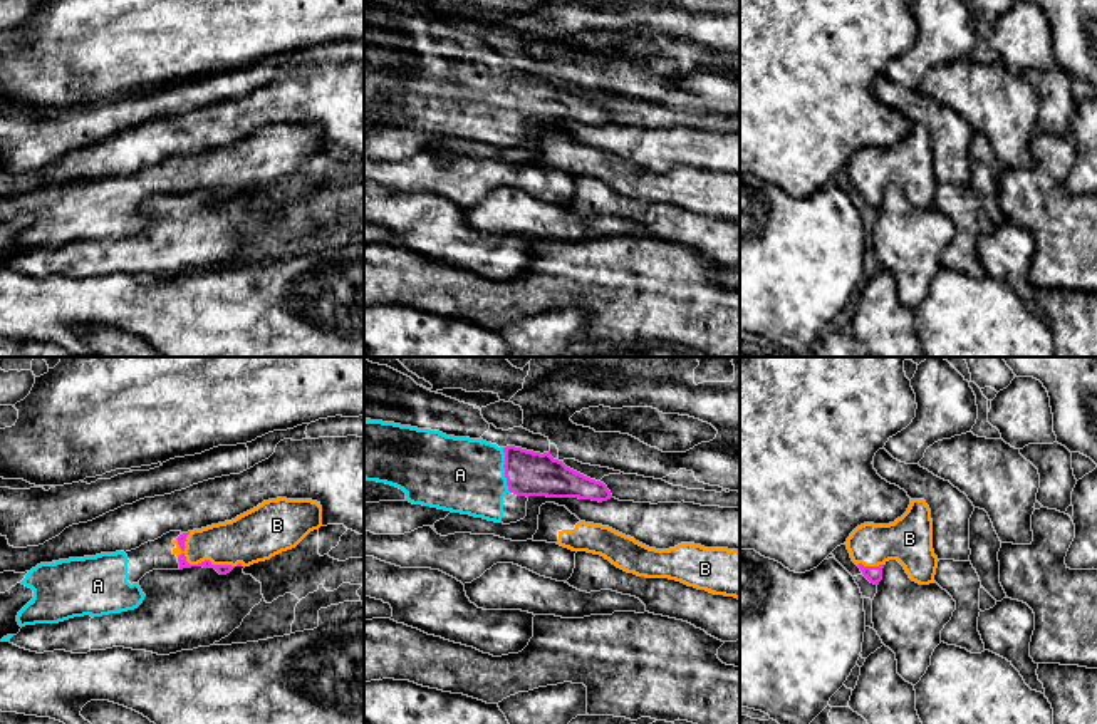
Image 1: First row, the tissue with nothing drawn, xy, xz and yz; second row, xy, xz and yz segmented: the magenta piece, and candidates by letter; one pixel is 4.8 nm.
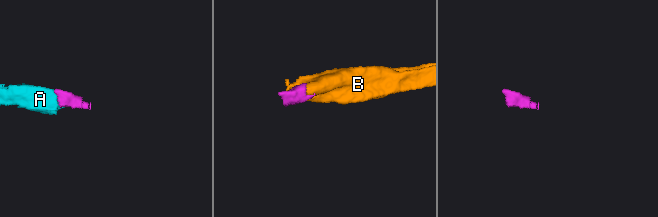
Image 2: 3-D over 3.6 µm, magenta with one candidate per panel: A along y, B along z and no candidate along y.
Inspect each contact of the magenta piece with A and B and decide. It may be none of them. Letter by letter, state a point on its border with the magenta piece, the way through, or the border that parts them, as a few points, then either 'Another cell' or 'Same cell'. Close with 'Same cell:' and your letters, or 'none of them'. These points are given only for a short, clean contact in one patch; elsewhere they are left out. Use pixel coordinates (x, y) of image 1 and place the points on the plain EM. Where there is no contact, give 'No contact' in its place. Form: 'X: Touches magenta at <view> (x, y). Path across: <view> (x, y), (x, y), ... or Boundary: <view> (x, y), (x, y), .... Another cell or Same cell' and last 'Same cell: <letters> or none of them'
A: Touches magenta at xz (505, 94). Same cell
B: Touches magenta at xy (203, 186). Same cell
Same cell: A, B

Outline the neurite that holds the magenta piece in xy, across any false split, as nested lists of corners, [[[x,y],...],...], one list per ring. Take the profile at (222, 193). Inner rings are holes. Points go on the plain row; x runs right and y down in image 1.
[[[277,122],[263,126],[231,146],[188,158],[169,156],[126,178],[101,178],[55,188],[40,188],[20,206],[34,215],[34,223],[18,236],[17,246],[20,251],[59,248],[74,241],[102,241],[134,235],[146,221],[139,211],[139,204],[153,194],[203,191],[215,193],[220,199],[226,199],[235,191],[250,191],[295,173],[310,156],[320,151],[320,127],[312,124]]]

